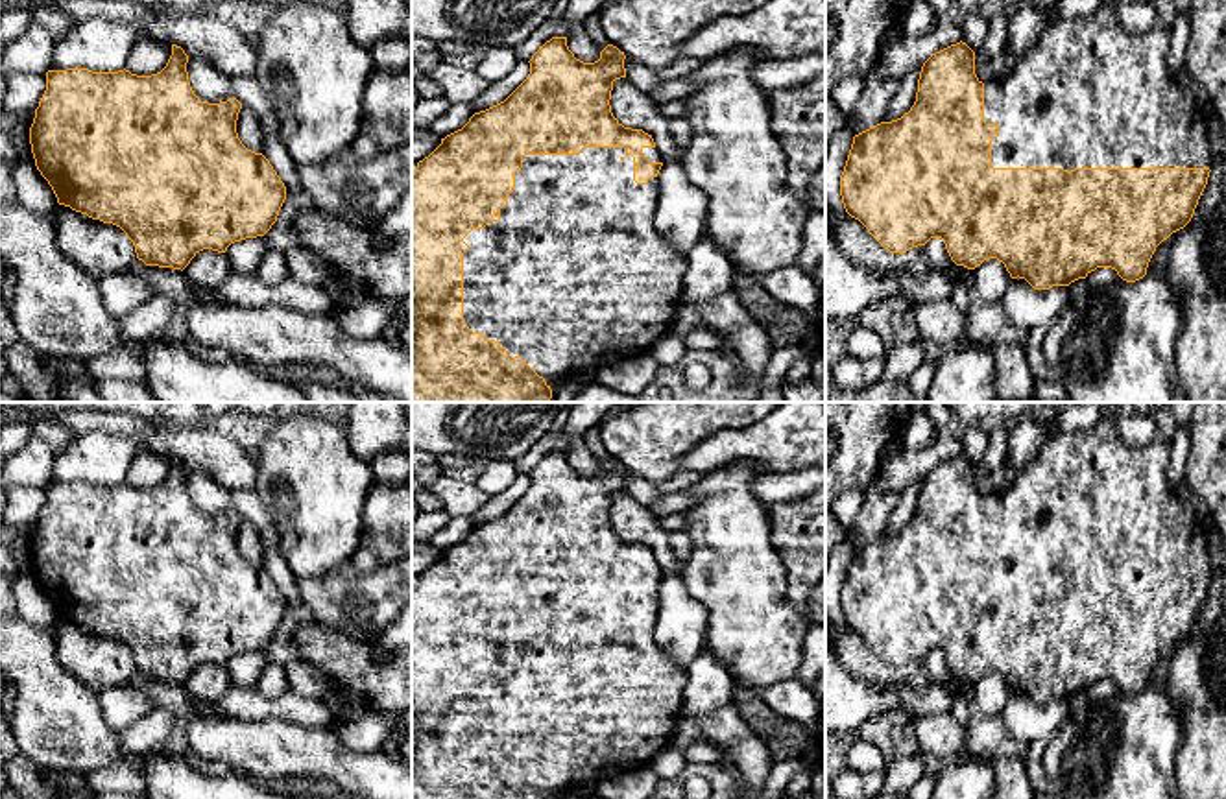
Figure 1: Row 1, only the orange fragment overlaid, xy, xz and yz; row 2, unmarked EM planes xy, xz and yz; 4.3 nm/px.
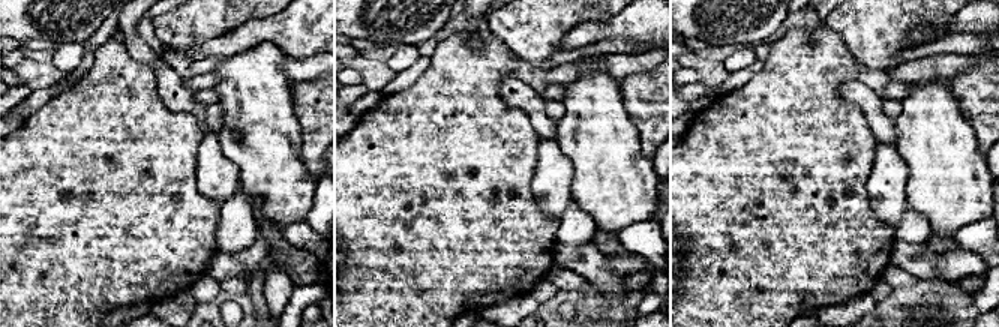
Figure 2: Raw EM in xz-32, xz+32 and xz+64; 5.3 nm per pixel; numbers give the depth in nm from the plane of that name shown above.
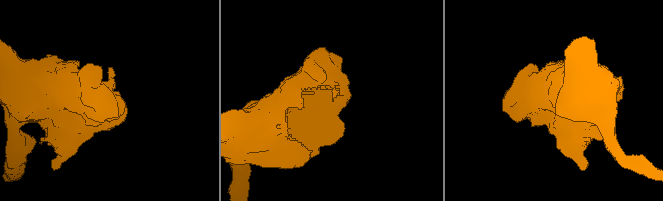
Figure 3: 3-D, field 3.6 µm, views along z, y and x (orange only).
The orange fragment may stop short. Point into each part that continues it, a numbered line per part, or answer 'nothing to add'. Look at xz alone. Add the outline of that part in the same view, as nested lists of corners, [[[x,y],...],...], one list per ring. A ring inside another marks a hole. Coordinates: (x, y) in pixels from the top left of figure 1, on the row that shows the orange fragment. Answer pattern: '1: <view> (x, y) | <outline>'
1: xz (575, 275) | [[[583,148],[580,155],[524,155],[523,168],[515,172],[515,190],[508,196],[508,205],[500,209],[500,220],[489,221],[484,229],[473,229],[463,242],[469,249],[463,253],[463,323],[473,332],[482,332],[487,340],[495,340],[508,351],[508,358],[521,356],[547,386],[558,380],[615,365],[648,349],[667,332],[683,304],[681,279],[687,271],[687,256],[676,251],[655,229],[654,218],[657,210],[657,177],[650,177],[646,185],[633,181],[633,157],[624,148]]]

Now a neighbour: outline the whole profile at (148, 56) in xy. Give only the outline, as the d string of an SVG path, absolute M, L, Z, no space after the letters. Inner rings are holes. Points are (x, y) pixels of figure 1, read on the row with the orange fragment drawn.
M142 37L131 48L126 70L137 76L151 76L161 72L172 55L172 44L151 37Z

